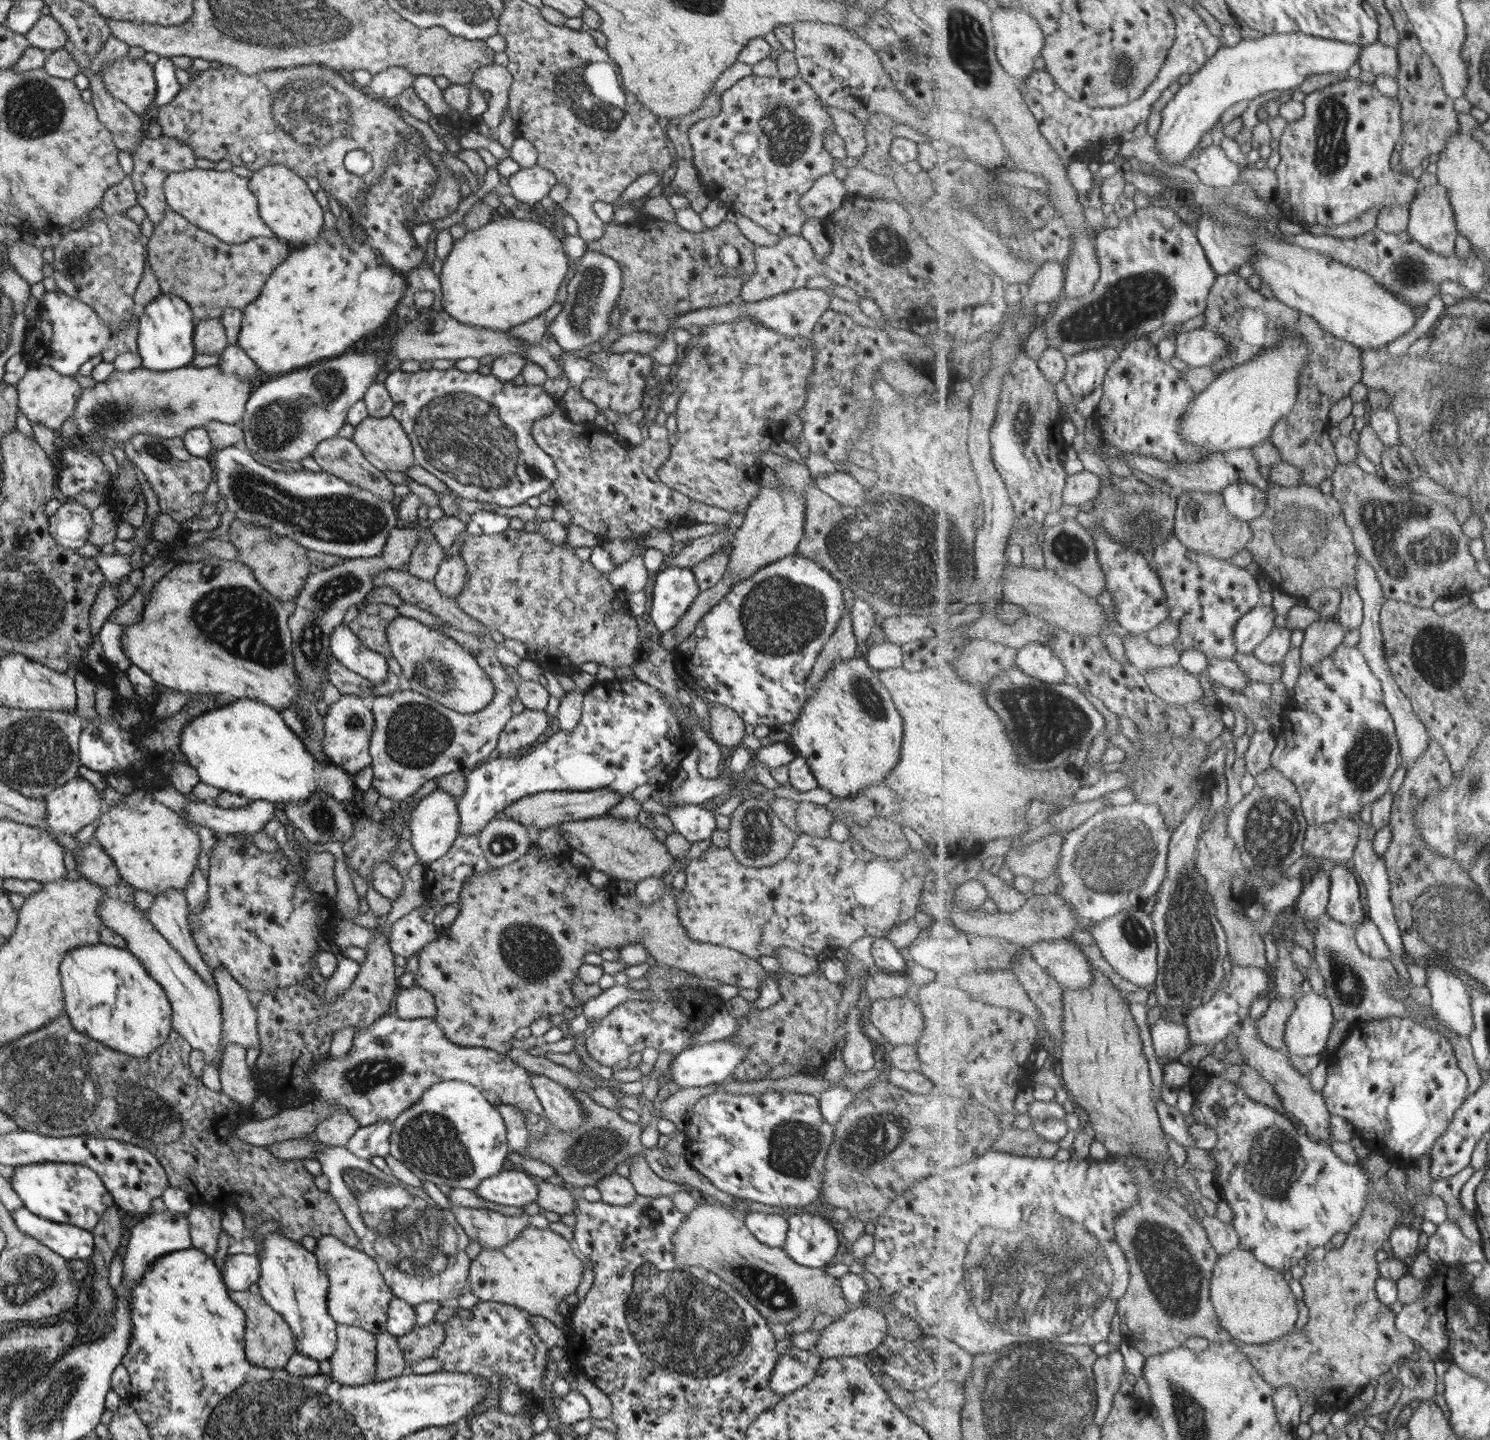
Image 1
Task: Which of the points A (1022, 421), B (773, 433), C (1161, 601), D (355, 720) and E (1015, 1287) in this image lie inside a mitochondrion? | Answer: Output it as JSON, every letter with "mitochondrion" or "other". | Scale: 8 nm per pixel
{"A":"mitochondrion","B":"other","C":"other","D":"mitochondrion","E":"mitochondrion"}

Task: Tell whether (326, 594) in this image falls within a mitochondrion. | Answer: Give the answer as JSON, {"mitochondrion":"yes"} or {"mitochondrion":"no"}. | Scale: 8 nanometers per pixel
{"mitochondrion":"yes"}

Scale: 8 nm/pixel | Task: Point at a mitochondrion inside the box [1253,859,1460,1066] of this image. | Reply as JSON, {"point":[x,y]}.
{"point":[1350,987]}

